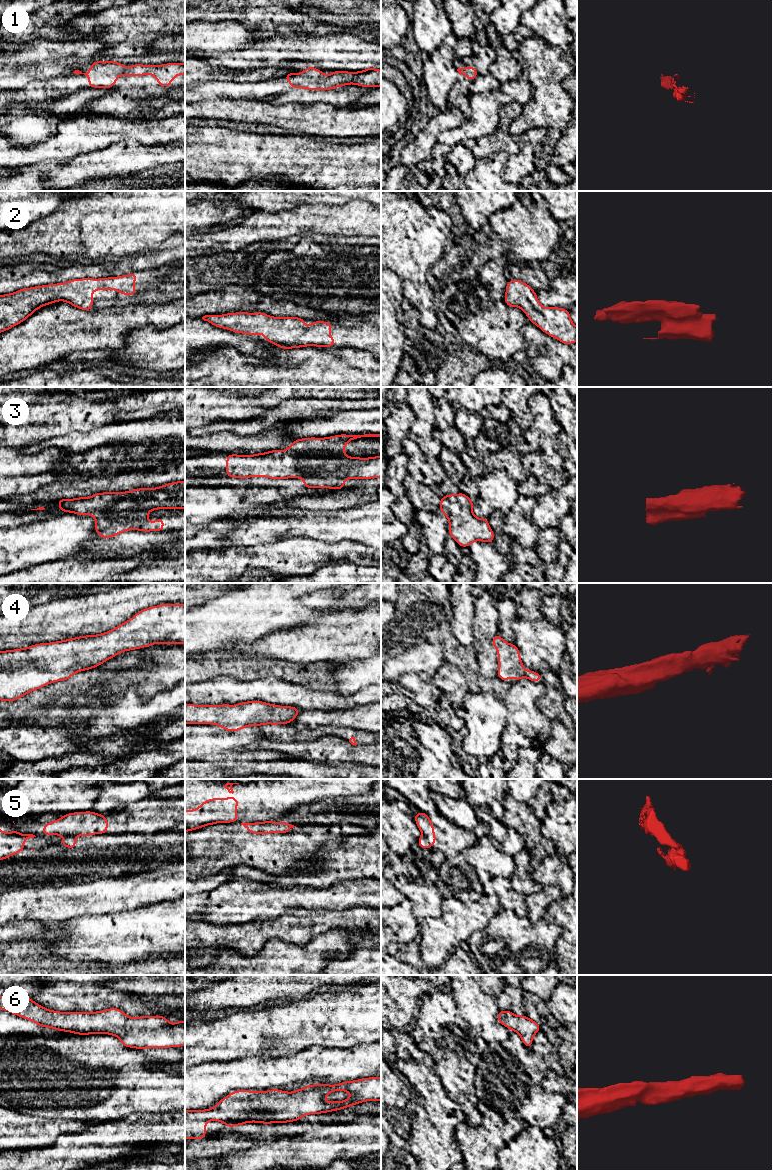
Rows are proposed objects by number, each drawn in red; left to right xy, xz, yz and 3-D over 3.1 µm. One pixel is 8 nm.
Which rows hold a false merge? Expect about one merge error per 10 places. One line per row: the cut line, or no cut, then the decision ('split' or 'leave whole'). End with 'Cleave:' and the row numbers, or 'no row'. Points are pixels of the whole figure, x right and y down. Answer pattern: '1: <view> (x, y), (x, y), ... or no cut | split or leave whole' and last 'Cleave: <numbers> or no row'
1: no cut | leave whole
2: no cut | leave whole
3: no cut | leave whole
4: no cut | leave whole
5: yz (422, 833), (430, 846) | split
6: no cut | leave whole
Cleave: 5

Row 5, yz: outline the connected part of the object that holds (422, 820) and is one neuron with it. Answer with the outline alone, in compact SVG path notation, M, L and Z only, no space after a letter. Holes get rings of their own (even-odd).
M419 811L414 815L414 820L422 834L427 838L430 846L435 845L437 838L434 834L434 825L431 823L430 817L426 813Z

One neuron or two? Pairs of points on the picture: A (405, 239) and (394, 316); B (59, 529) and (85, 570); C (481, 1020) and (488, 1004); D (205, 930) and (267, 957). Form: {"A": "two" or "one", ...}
{"A": "two", "B": "two", "C": "one", "D": "two"}

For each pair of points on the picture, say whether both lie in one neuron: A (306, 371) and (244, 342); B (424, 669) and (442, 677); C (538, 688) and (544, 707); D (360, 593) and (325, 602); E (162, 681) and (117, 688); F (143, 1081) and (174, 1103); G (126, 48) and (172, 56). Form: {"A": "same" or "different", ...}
{"A": "different", "B": "different", "C": "different", "D": "same", "E": "same", "F": "same", "G": "different"}

